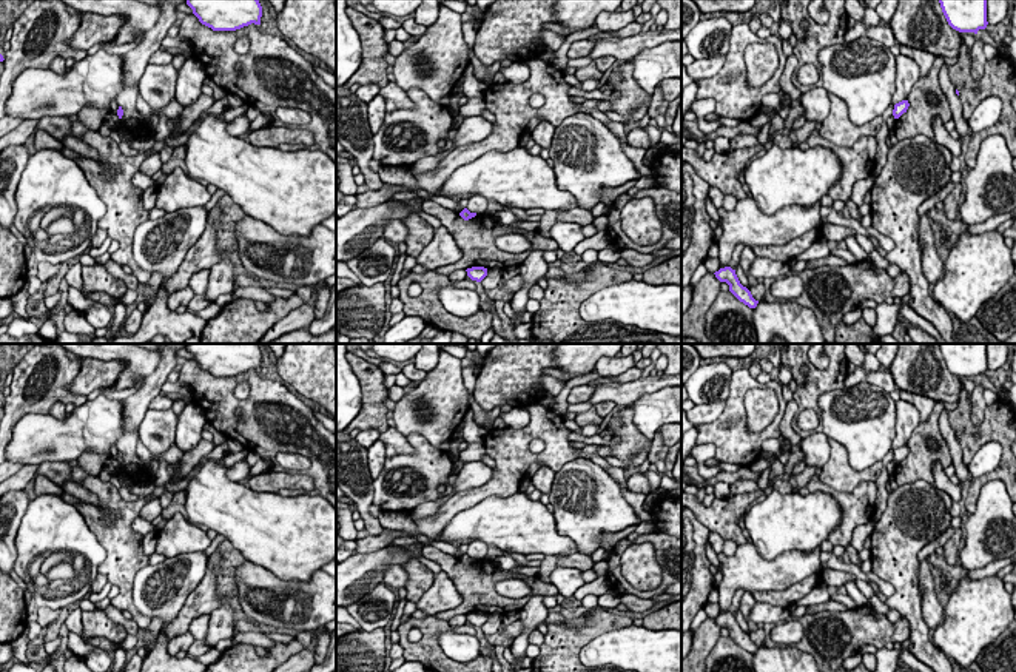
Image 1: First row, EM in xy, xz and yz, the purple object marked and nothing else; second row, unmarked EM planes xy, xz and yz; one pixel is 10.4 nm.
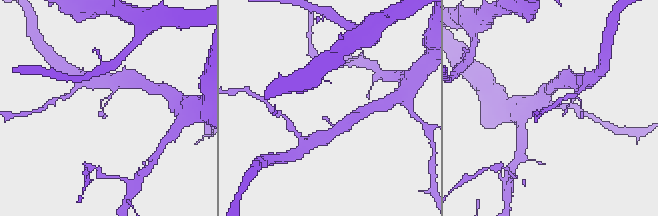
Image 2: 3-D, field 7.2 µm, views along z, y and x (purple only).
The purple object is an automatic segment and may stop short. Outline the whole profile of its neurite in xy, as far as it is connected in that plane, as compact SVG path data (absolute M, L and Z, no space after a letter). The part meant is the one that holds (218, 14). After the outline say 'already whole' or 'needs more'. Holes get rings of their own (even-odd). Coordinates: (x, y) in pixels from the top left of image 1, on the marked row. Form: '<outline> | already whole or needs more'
M187 0L199 22L213 31L236 31L261 25L259 0Z | already whole

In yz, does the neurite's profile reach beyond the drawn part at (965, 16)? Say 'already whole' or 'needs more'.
already whole

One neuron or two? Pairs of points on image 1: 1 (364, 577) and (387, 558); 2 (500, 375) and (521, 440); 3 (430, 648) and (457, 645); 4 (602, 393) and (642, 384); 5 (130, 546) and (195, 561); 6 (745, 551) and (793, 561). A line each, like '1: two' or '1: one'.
1: one
2: two
3: two
4: one
5: two
6: one

